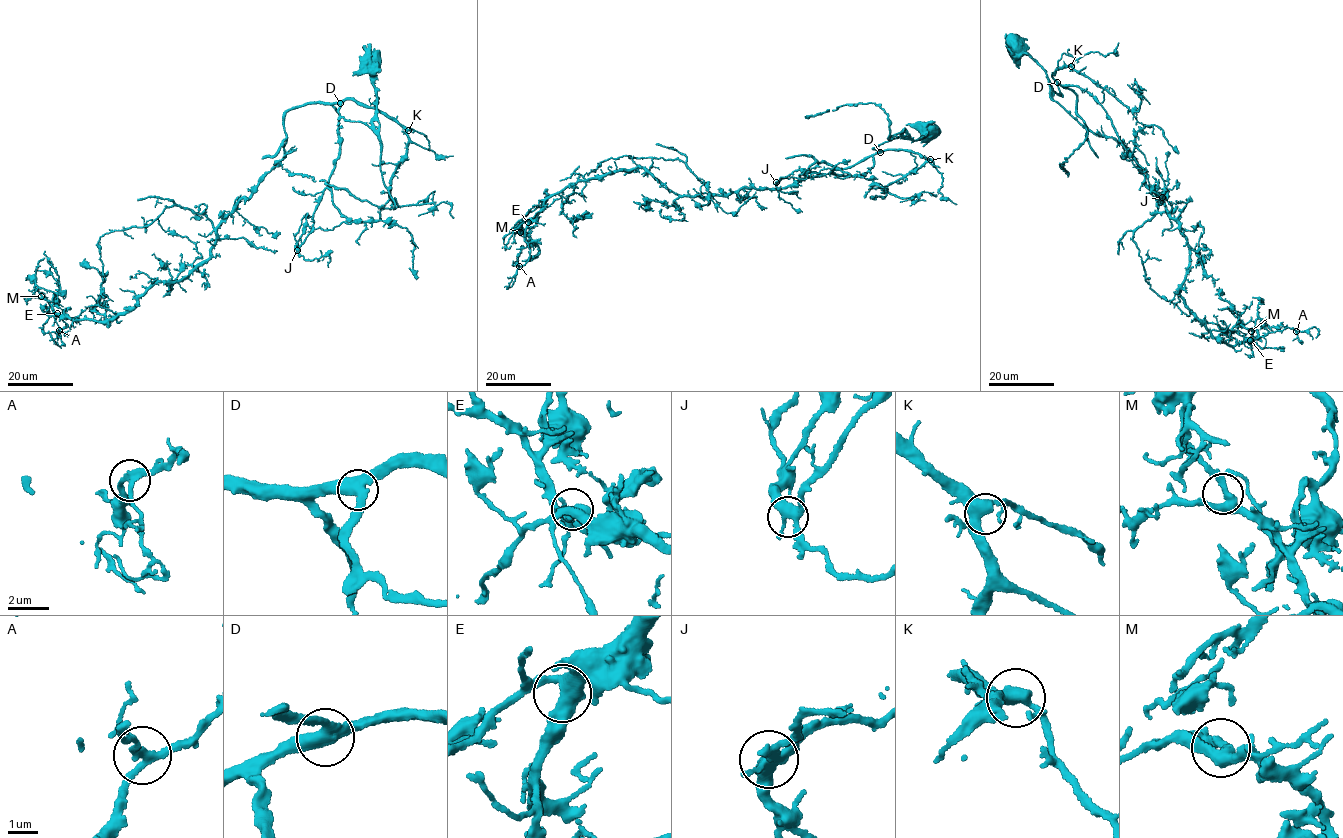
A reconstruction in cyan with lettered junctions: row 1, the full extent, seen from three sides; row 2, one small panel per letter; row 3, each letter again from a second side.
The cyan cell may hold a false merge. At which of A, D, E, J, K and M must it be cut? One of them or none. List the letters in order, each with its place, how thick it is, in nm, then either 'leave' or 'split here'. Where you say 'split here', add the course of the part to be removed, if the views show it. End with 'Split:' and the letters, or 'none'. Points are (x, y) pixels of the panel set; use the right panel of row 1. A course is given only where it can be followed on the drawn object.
A: (1296, 331) | 240 nm | leave
D: (1057, 82) | 440 nm | leave
E: (1250, 340) | 440 nm | leave
J: (1162, 197) | 360 nm | leave
K: (1071, 66) | 440 nm | leave
M: (1251, 331) | 320 nm | leave
Split: none

